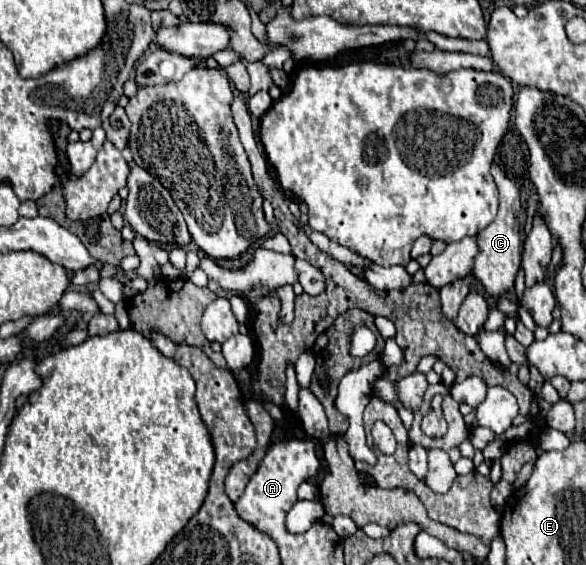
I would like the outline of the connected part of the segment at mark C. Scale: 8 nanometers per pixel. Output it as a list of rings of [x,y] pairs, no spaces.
[[[497,163],[491,165],[491,175],[499,189],[499,213],[493,223],[489,223],[483,231],[475,235],[479,253],[473,259],[473,275],[483,283],[487,293],[491,293],[493,297],[499,297],[499,295],[505,295],[513,287],[515,275],[521,265],[521,243],[523,241],[521,241],[521,225],[517,221],[517,209],[521,209],[521,199],[519,199],[517,185],[511,179],[507,179],[505,171]]]

